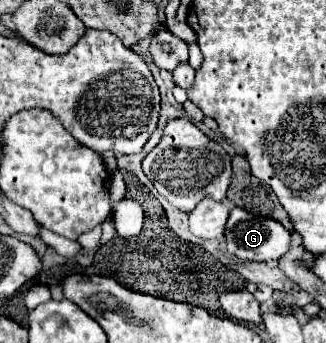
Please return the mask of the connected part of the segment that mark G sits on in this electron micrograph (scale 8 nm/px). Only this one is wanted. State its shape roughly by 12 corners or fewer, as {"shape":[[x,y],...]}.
{"shape":[[232,209],[228,251],[276,261],[290,231],[270,217]]}

